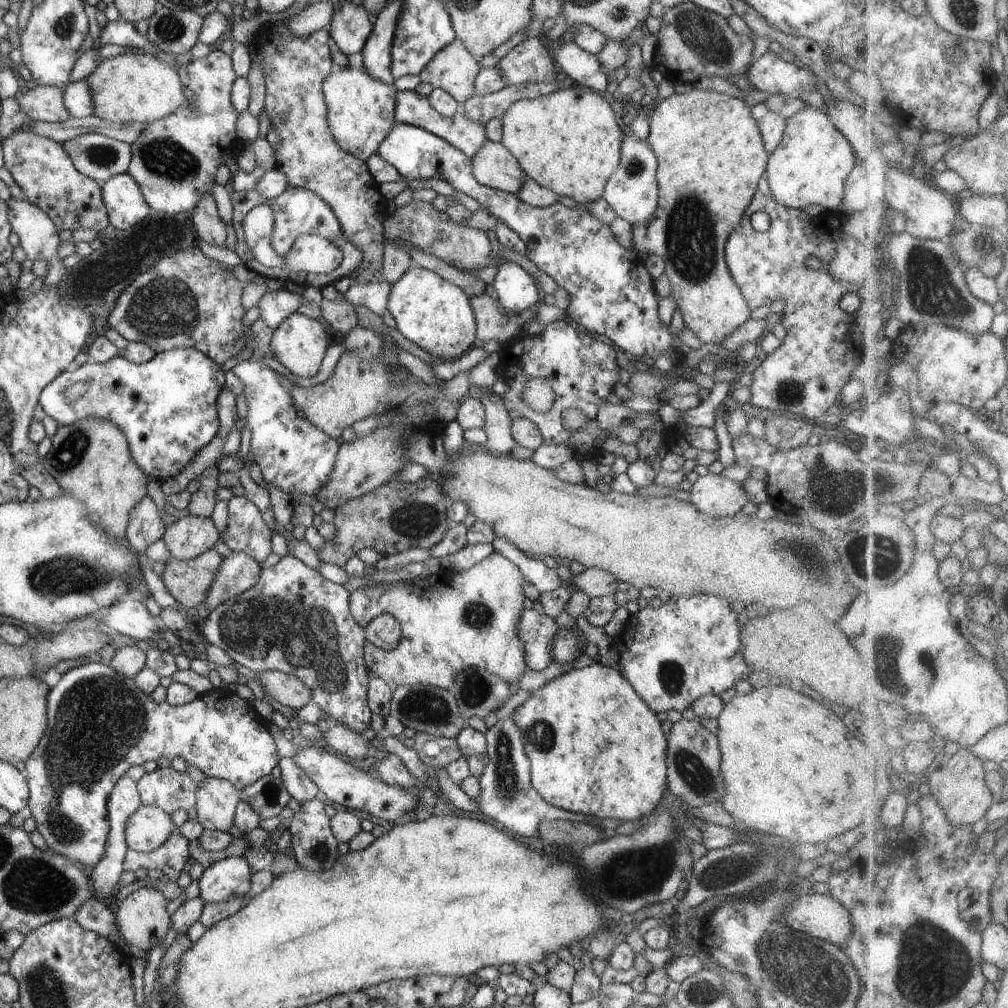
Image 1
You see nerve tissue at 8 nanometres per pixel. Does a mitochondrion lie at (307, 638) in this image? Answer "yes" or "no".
yes

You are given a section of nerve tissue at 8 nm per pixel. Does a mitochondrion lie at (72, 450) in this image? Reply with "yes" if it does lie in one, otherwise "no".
yes

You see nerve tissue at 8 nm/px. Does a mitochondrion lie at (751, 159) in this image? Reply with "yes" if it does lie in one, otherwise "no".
no

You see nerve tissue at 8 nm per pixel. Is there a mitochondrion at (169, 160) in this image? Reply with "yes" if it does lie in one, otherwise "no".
yes

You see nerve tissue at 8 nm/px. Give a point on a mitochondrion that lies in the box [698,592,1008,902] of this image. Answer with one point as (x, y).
(924, 659)

